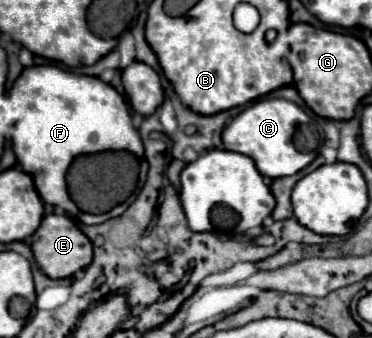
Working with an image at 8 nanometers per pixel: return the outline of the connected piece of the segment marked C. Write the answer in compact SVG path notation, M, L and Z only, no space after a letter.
M262 98L240 112L222 132L222 142L226 150L240 152L256 162L256 168L262 176L268 178L282 178L292 176L306 168L314 158L316 152L298 152L292 144L294 130L300 122L308 122L308 114L294 102L284 98Z

